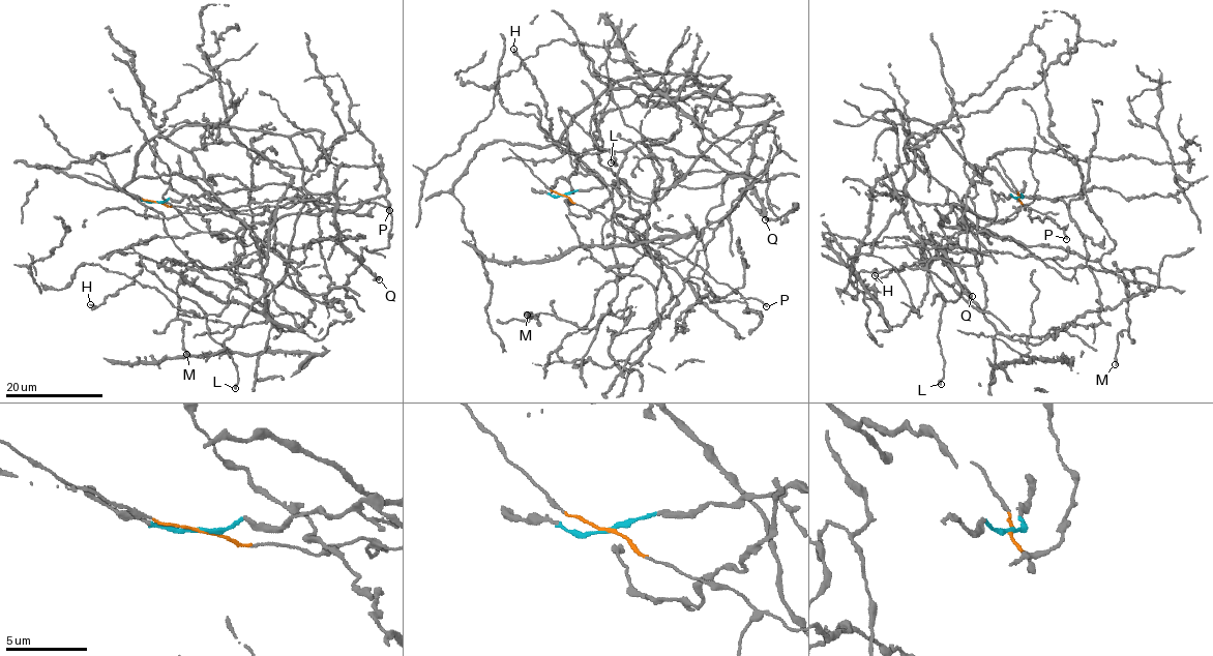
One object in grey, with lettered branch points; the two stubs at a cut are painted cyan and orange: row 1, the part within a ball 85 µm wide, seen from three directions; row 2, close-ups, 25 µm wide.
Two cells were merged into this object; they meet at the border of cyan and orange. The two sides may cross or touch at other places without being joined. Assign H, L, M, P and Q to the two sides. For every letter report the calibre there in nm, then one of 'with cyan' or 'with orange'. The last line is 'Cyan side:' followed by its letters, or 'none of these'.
H: 190 nm | with cyan
L: 440 nm | with cyan
M: 240 nm | with cyan
P: 170 nm | with orange
Q: 280 nm | with cyan
Cyan side: H, L, M, Q

